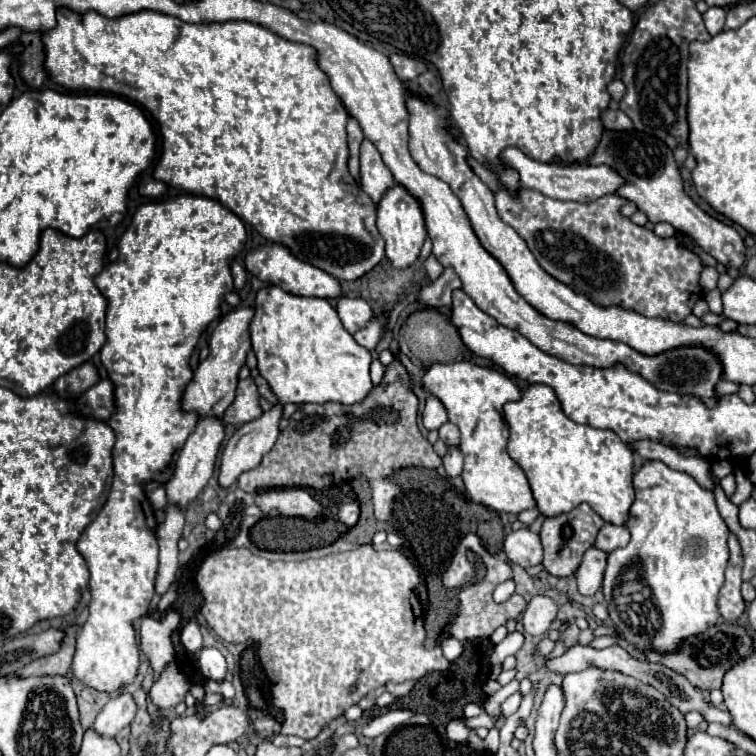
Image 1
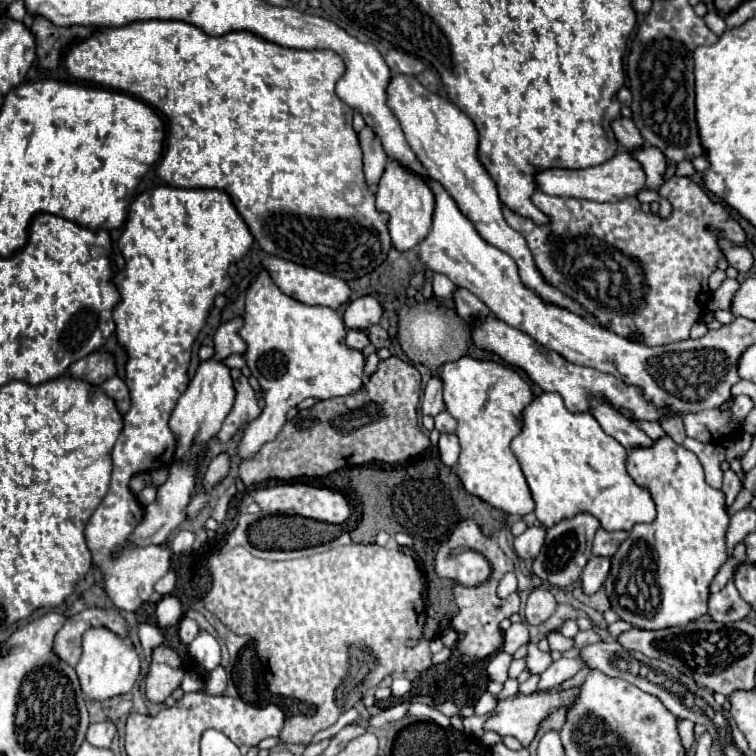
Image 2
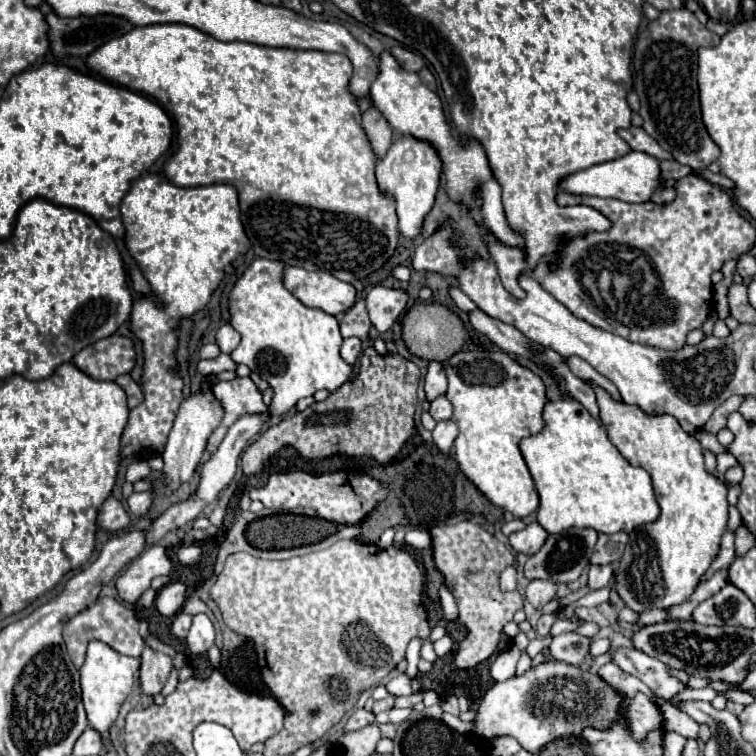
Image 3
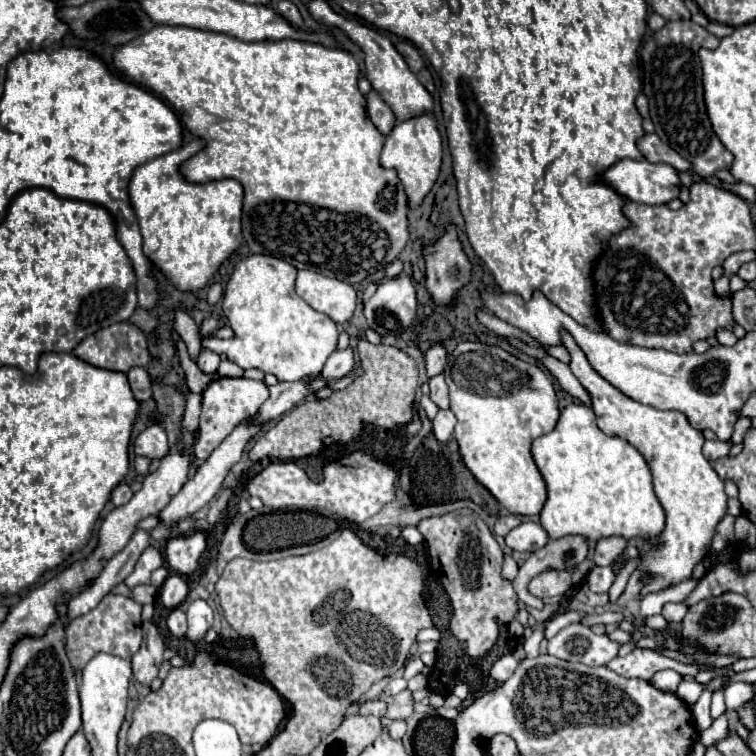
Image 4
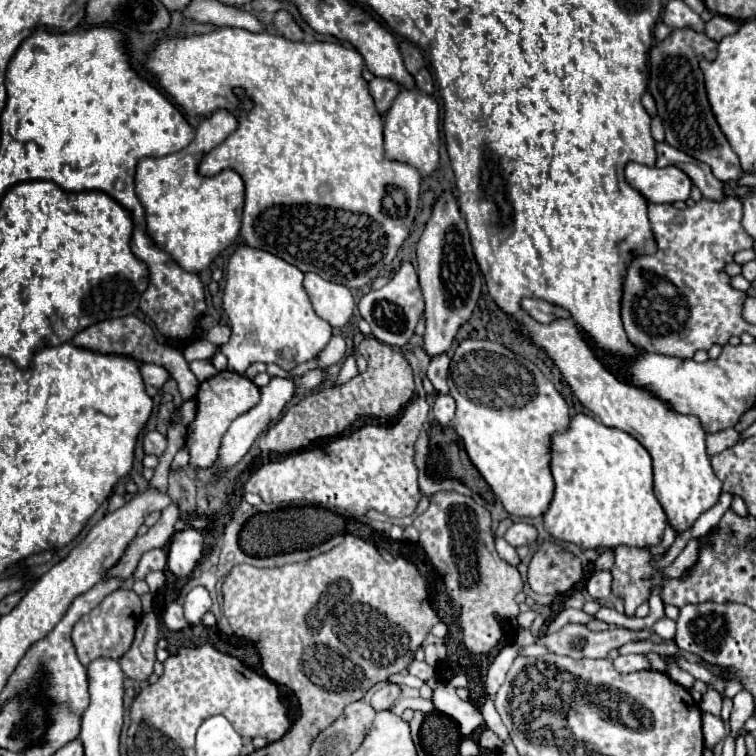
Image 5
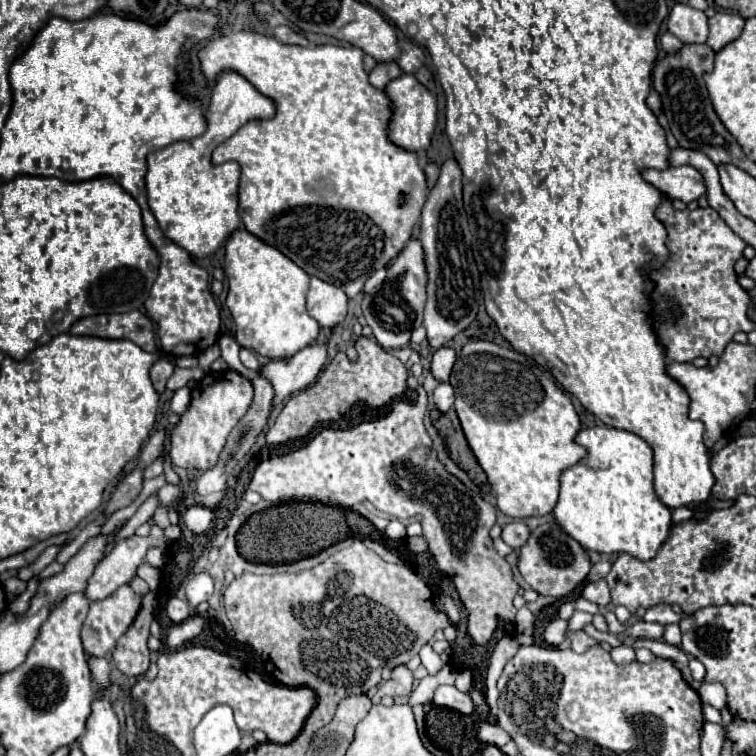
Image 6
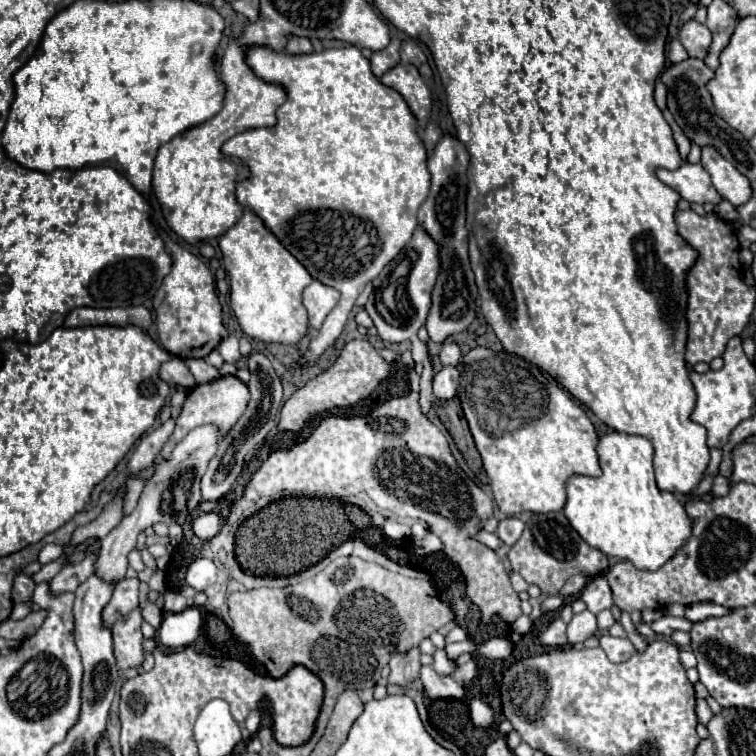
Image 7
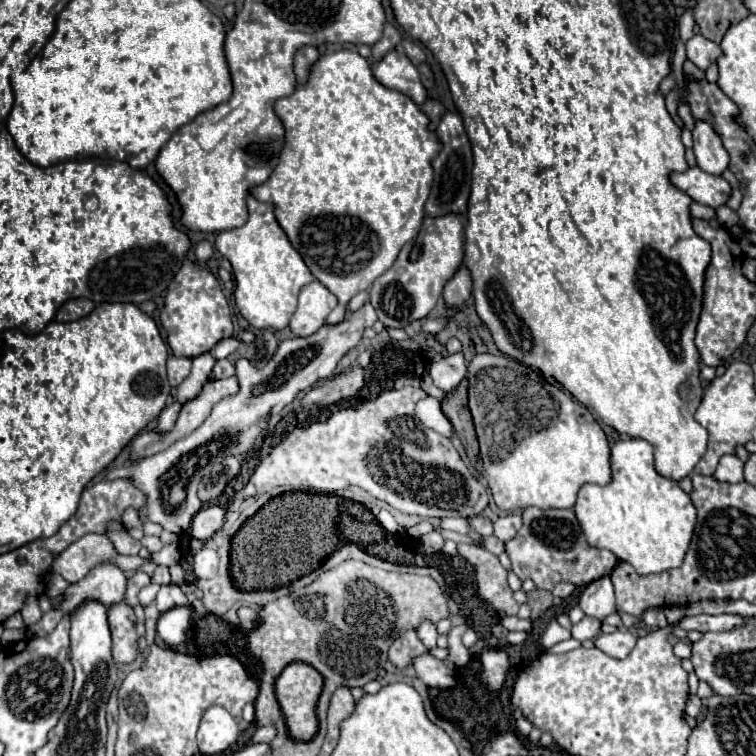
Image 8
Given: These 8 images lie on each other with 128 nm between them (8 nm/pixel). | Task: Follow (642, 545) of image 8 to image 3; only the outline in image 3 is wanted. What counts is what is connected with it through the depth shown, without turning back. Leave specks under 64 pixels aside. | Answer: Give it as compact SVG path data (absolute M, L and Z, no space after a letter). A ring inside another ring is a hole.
M548 400L542 410L544 428L538 434L520 440L520 452L534 480L536 492L540 496L540 506L536 518L540 526L550 532L564 532L572 526L576 528L594 528L596 532L614 534L614 532L632 532L634 528L654 522L660 514L660 506L656 502L650 474L644 468L634 468L628 460L618 452L618 448L610 442L606 428L596 422L584 406L576 400Z

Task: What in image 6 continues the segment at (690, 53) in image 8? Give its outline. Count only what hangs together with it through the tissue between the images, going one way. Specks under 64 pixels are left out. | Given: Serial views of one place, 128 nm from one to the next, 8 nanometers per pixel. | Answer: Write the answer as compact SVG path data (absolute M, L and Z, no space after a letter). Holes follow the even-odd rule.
M676 4L668 16L668 30L682 42L706 42L708 18L702 10L688 4Z

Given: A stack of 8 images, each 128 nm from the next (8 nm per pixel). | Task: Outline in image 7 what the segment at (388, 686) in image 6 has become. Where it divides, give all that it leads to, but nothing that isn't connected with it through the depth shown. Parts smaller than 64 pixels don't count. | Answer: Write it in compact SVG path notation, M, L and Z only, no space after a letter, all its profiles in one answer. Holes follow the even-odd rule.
M410 650L408 654L394 654L390 660L390 676L388 684L396 684L400 688L412 684L420 672L420 650Z

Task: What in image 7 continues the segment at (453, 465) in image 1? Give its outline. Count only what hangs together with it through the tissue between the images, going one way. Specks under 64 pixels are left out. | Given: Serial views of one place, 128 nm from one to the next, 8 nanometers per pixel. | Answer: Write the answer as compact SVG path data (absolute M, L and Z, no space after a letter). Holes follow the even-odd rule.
M444 366L436 376L434 376L434 396L438 400L452 400L456 396L458 388L458 370L452 366Z

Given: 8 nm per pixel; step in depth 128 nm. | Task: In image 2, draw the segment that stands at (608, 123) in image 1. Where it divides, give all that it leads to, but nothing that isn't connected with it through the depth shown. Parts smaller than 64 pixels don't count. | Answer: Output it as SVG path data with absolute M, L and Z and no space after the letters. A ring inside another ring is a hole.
M620 116L620 118L612 120L612 130L614 130L614 136L616 136L618 144L622 144L624 148L644 144L644 140L640 138L640 132L636 130L636 126L634 126L634 122L630 118Z

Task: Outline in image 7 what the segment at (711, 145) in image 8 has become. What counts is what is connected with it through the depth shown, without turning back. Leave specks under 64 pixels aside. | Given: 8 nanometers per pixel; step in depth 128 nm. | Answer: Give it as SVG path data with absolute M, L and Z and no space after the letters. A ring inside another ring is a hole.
M712 146L702 148L700 164L712 176L714 188L718 190L718 194L722 198L732 202L734 206L742 206L750 200L750 196L752 196L750 180L744 174L740 174L726 158L716 154L716 150L712 150Z

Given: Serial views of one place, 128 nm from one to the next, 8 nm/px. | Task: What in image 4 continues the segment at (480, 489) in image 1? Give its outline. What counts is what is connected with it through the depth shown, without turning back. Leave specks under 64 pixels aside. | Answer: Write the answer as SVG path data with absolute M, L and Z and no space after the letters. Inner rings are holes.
M460 342L452 352L448 388L450 388L450 410L458 420L454 438L458 442L458 452L466 468L510 514L514 516L538 514L546 502L546 486L542 474L536 470L536 464L530 456L530 444L534 438L554 430L560 416L550 376L544 374L536 364L528 364L498 346Z

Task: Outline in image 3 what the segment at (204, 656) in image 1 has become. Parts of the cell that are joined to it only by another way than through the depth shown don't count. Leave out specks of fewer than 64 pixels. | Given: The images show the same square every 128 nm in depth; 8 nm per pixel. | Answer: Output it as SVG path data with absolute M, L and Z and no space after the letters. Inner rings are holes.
M196 614L194 616L194 622L192 622L192 628L188 632L188 648L192 654L200 654L200 656L206 656L208 650L212 648L214 644L214 626L212 622L208 620L206 614Z

